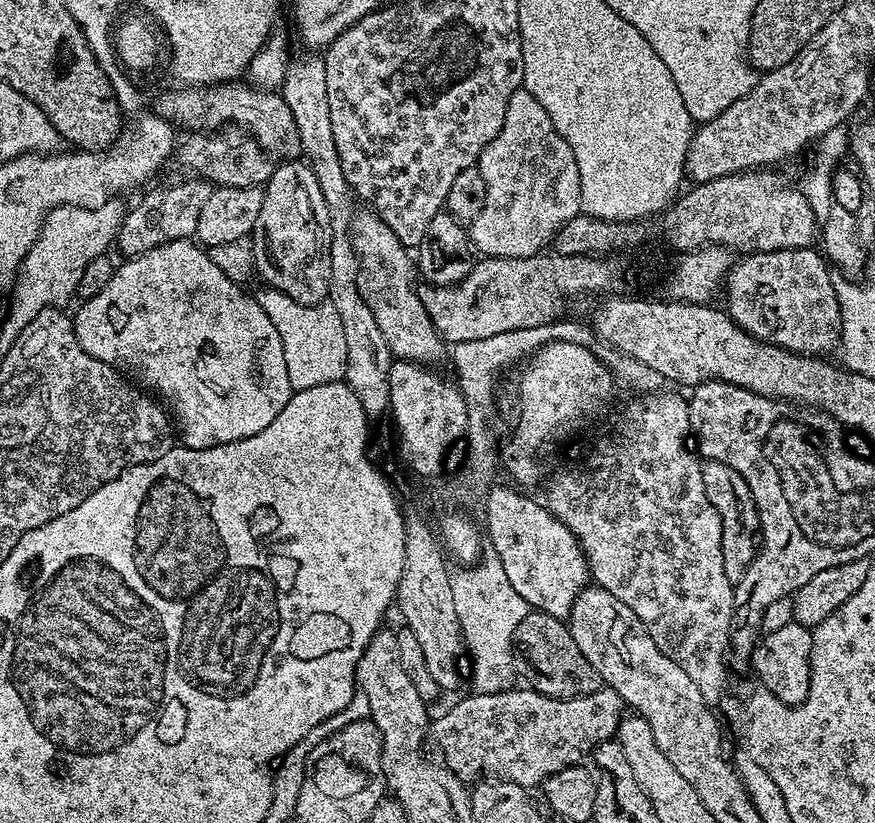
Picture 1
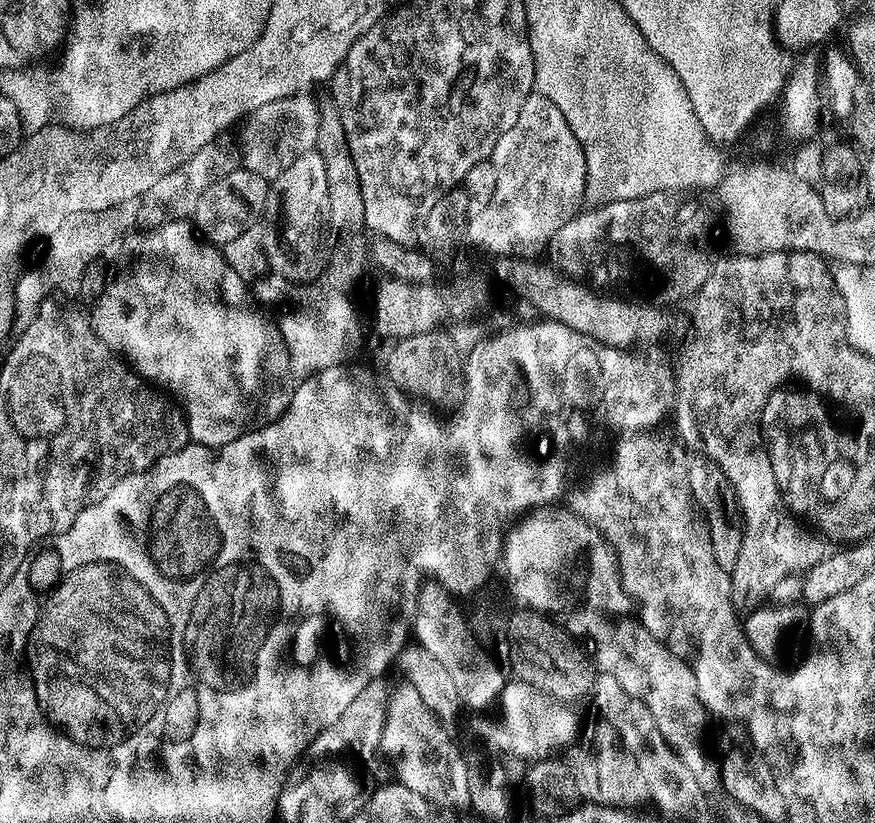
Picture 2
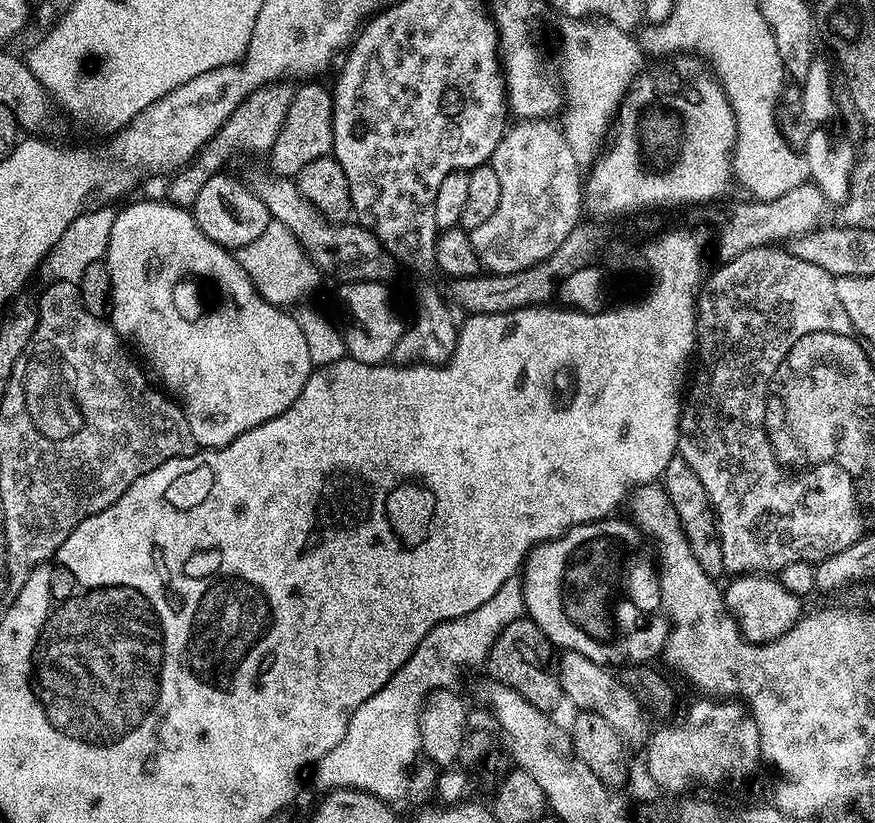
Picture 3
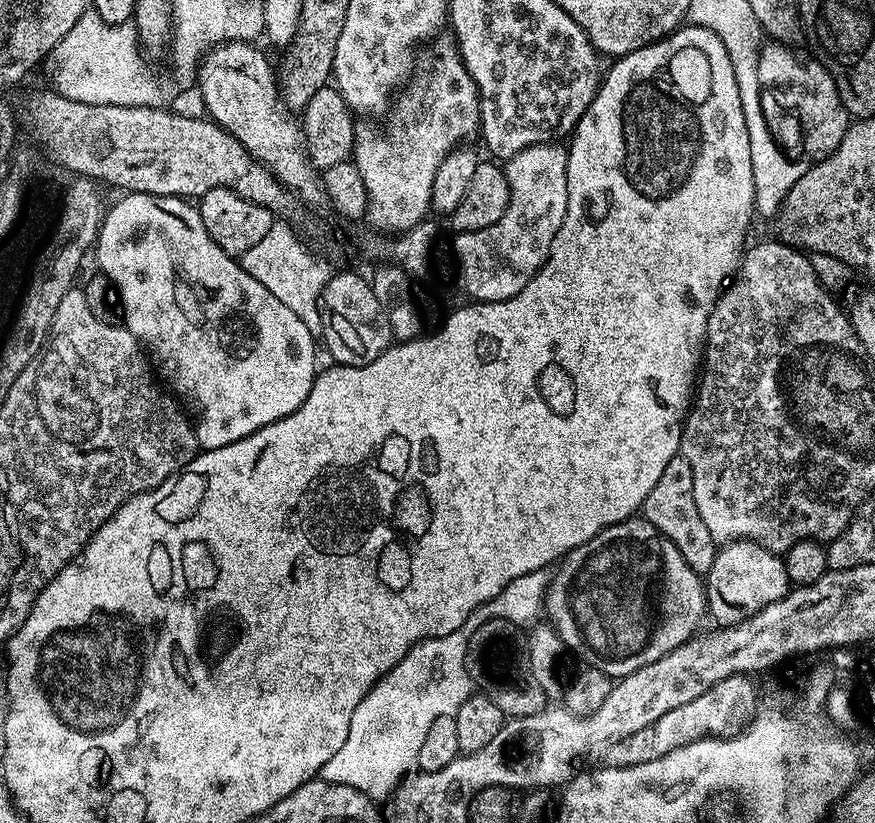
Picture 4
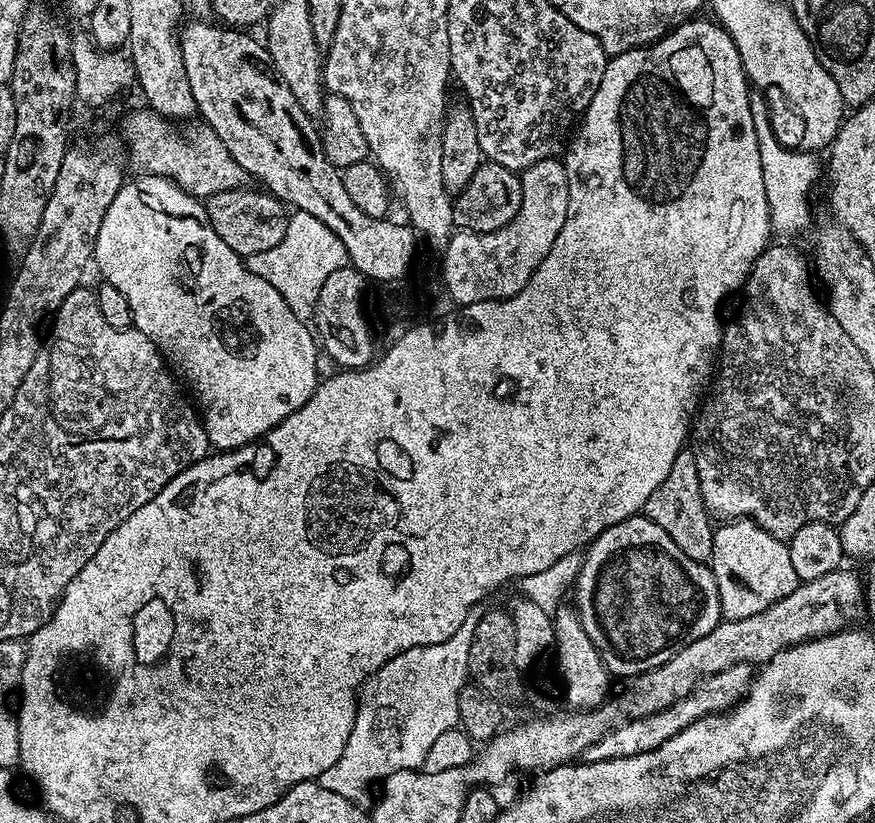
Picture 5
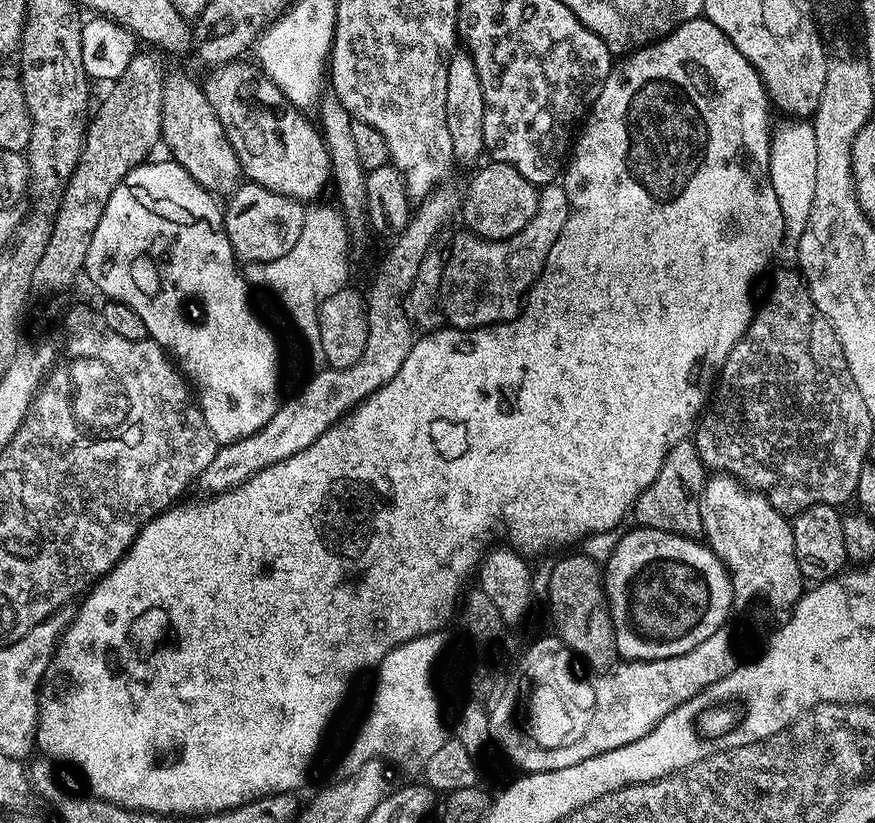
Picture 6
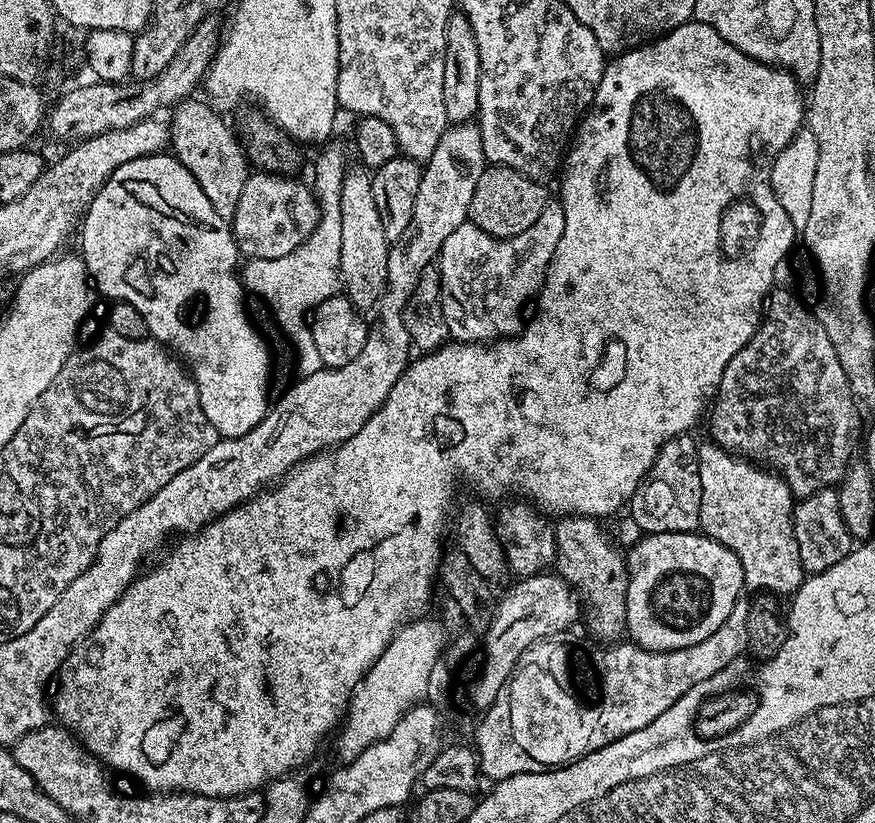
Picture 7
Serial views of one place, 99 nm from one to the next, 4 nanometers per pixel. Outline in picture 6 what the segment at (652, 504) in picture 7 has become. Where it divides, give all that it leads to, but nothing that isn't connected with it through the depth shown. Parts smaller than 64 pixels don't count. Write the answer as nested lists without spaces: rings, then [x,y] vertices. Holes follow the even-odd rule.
[[[691,439],[673,446],[658,470],[658,478],[636,500],[635,523],[645,528],[661,528],[663,532],[673,532],[679,536],[700,538],[704,536],[702,522],[702,502],[706,483],[706,469],[700,451]]]

